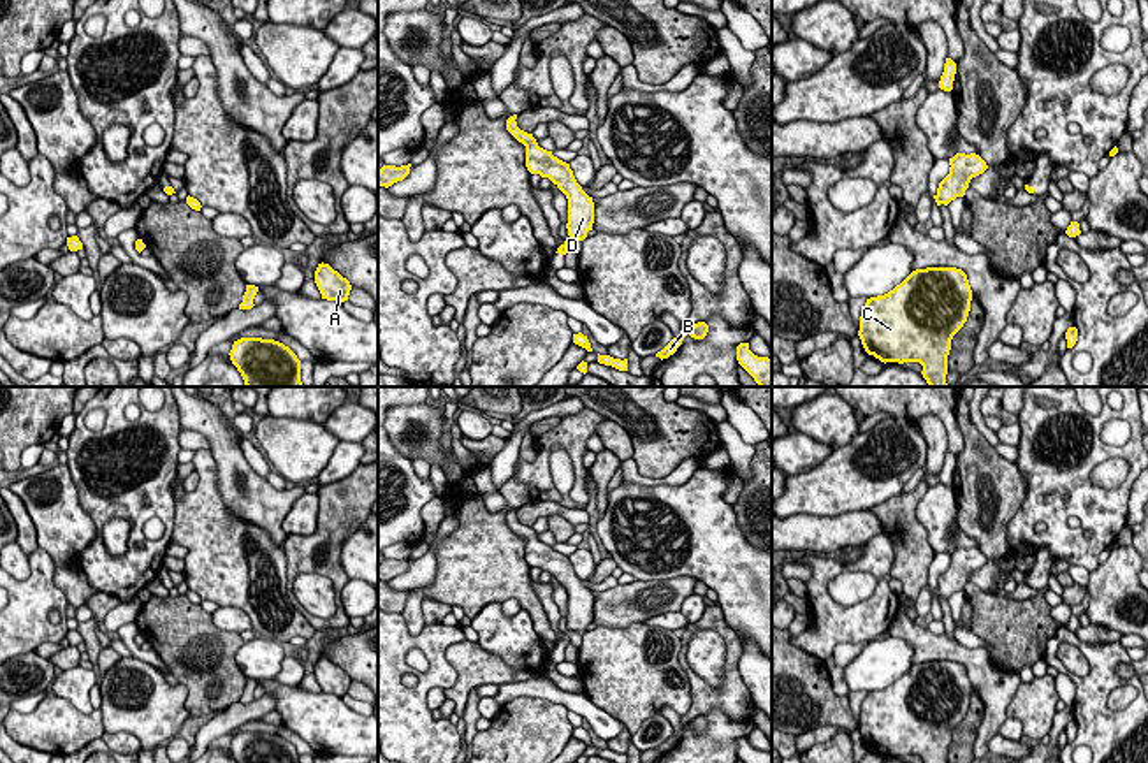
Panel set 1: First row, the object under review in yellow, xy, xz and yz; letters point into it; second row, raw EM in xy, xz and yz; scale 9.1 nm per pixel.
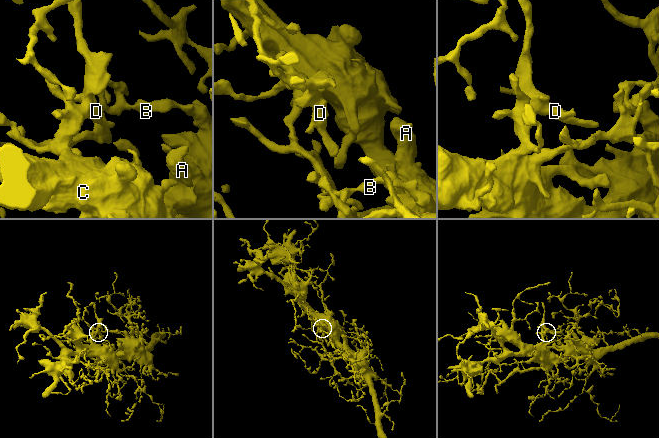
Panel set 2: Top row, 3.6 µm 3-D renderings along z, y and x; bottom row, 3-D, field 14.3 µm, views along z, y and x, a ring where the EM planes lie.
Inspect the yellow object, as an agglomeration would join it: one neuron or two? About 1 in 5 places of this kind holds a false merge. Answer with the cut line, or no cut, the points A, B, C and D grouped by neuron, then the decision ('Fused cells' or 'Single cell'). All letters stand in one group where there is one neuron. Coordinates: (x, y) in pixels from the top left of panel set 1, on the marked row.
No split. Groups: A B C D. Single cell

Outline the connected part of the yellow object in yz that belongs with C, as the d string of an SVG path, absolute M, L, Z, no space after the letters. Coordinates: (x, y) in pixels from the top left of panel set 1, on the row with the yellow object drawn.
M956 267L912 271L884 295L867 299L858 336L881 362L919 362L930 387L946 387L953 336L970 311L972 290Z

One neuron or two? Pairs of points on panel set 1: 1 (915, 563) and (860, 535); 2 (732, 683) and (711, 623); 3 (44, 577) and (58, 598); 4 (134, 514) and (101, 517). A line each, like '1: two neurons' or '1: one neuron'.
1: two neurons
2: one neuron
3: one neuron
4: one neuron

